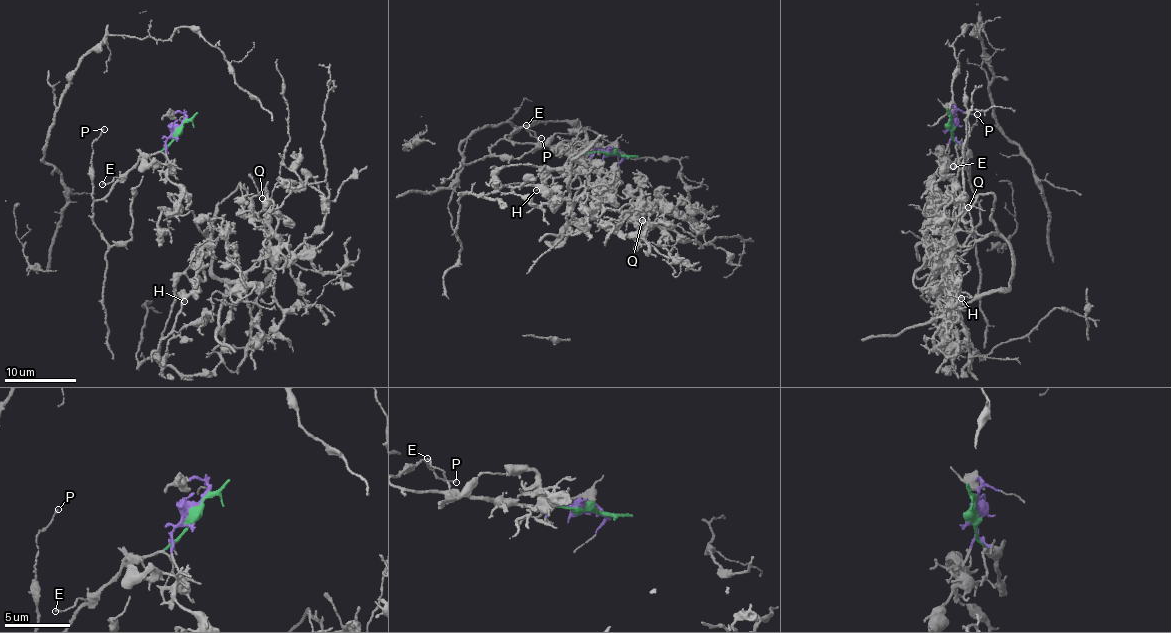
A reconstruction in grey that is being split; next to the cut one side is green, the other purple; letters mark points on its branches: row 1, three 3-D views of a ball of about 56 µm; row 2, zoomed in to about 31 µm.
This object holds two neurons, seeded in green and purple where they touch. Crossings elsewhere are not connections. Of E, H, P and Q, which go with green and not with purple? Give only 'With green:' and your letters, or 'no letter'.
With green: E, P

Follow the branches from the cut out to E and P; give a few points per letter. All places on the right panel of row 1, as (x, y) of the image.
E: (952, 123), (956, 143), (963, 144), (966, 158), (962, 163), (953, 166)
P: (952, 123), (956, 143), (963, 145), (970, 182), (966, 136), (976, 115)

